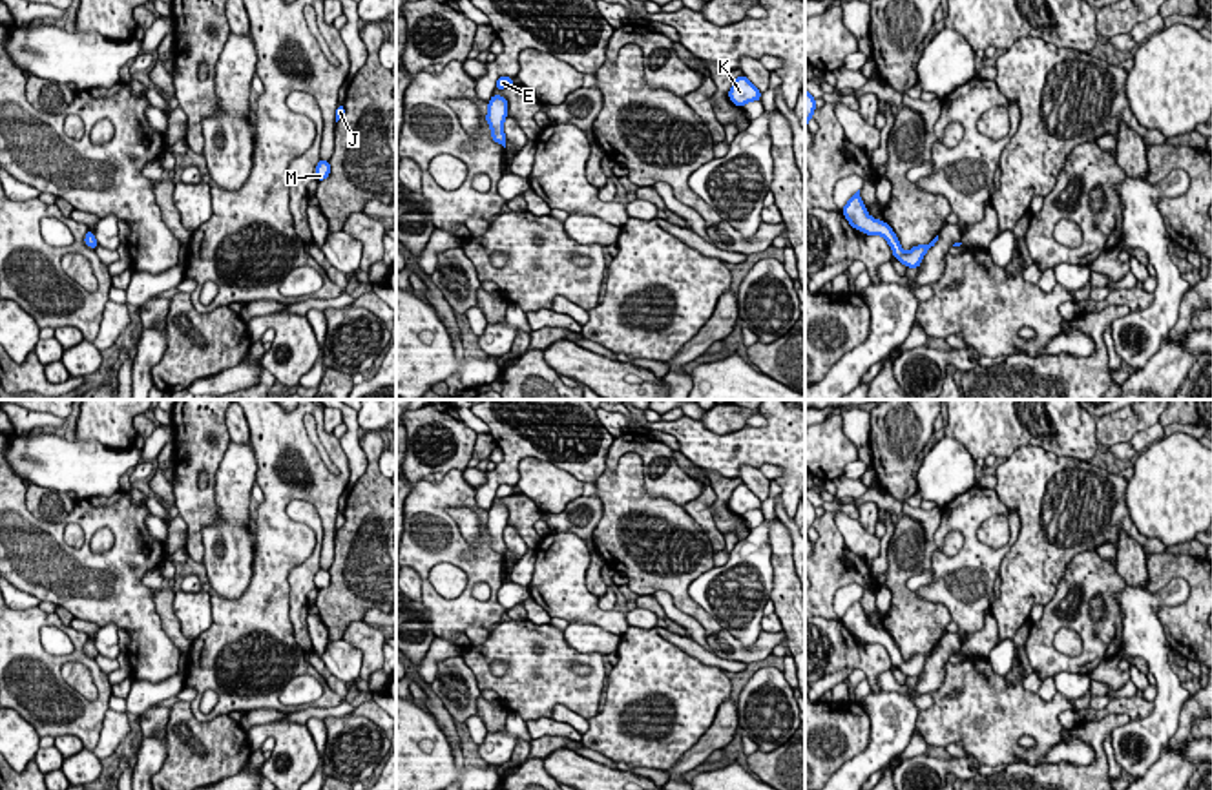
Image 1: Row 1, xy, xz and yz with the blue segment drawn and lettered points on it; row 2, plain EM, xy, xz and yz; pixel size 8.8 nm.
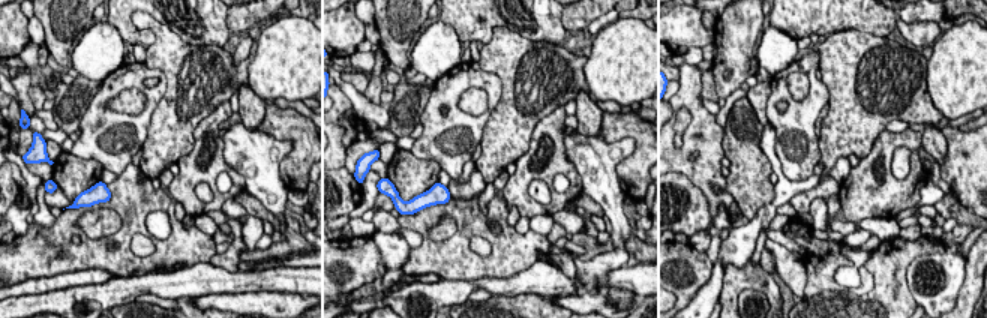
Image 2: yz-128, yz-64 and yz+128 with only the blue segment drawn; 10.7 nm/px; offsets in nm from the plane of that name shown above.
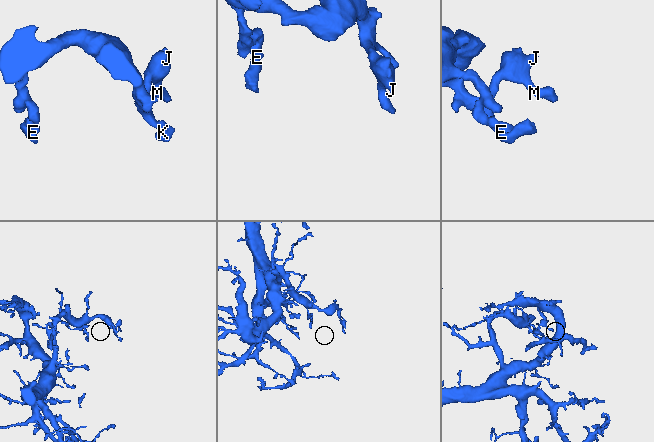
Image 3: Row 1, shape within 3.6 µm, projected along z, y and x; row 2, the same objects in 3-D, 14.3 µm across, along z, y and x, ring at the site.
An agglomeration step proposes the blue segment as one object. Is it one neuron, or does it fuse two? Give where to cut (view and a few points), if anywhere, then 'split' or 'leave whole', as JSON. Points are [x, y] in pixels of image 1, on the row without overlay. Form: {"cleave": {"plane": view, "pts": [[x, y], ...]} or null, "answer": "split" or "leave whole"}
{"cleave": null, "answer": "leave whole"}

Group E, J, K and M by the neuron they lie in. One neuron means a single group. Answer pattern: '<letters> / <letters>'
E J K M

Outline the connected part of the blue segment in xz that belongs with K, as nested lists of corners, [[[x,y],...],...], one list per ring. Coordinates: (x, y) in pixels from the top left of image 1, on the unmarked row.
[[[739,483],[728,500],[728,507],[743,516],[747,511],[761,509],[761,500],[745,483]]]

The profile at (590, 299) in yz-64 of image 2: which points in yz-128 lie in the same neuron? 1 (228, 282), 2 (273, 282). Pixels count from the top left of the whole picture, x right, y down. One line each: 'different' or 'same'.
1: different
2: different

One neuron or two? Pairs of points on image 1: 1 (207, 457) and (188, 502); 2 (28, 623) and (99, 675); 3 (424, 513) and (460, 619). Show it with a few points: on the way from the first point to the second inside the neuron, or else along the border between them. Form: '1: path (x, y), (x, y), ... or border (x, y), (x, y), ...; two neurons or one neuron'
1: path (196, 467), (188, 475), (188, 491); one neuron
2: path (31, 644), (46, 659), (79, 659); one neuron
3: path (424, 540), (424, 577), (433, 599); one neuron

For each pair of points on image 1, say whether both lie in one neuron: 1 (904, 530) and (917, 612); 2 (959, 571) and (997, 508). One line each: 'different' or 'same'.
1: same
2: same

